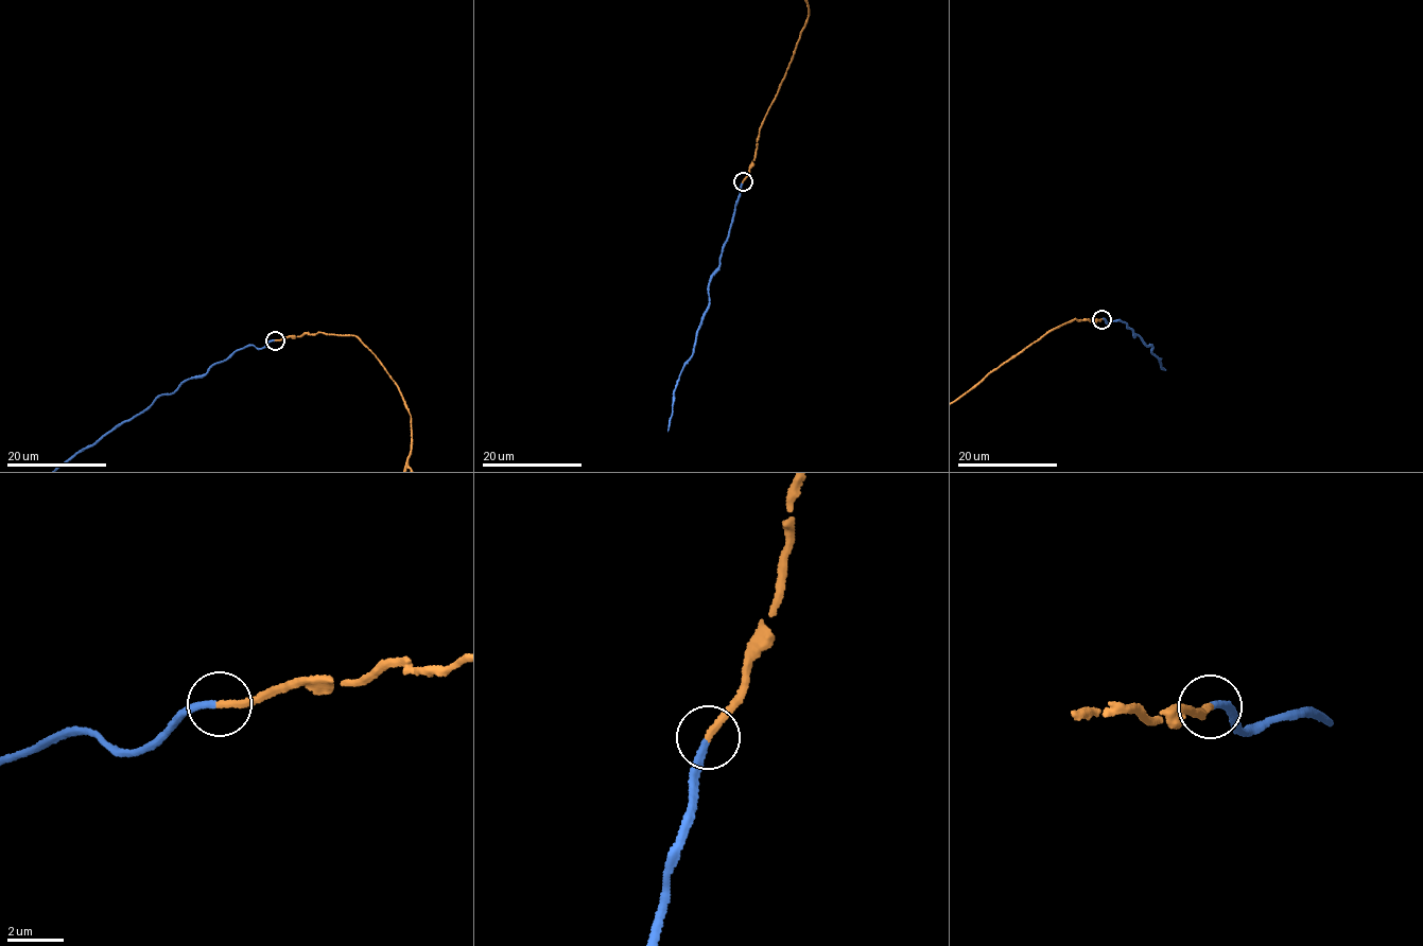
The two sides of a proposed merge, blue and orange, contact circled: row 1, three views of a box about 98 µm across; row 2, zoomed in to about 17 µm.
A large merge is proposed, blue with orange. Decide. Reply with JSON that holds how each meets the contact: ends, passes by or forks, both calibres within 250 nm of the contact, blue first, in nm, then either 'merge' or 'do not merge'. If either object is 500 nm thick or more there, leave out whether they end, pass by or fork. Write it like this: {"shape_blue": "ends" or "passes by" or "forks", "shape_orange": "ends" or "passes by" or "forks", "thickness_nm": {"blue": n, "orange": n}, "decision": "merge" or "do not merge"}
{"shape_blue": "ends", "shape_orange": "ends", "thickness_nm": {"blue": 240, "orange": 260}, "decision": "merge"}

